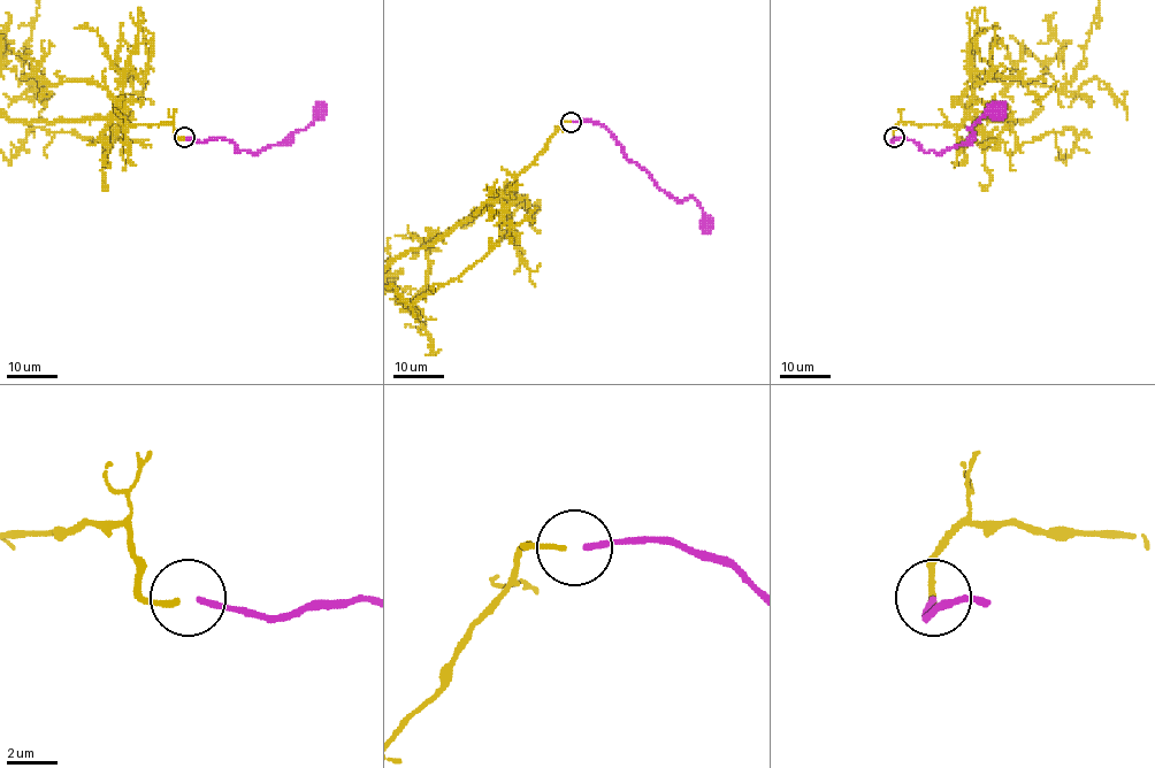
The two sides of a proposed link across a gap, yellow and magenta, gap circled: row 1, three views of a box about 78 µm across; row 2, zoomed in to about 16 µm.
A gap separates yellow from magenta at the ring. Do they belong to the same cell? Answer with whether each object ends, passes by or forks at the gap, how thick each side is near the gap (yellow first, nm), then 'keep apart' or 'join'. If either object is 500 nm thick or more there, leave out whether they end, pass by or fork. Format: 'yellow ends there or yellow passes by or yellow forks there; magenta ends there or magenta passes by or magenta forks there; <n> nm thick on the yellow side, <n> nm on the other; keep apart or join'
yellow ends there; magenta ends there; 220 nm thick on the yellow side, 240 nm on the other; join

